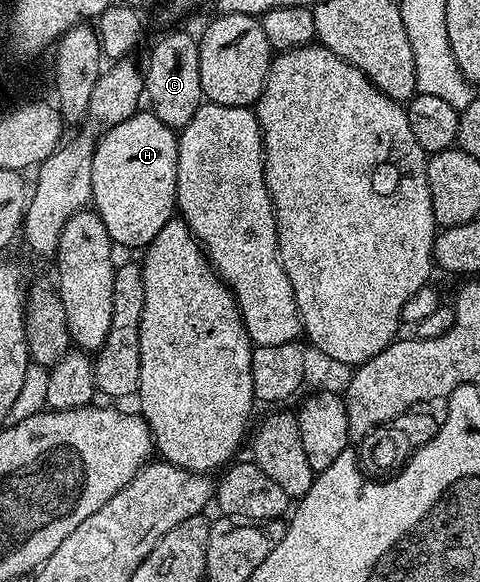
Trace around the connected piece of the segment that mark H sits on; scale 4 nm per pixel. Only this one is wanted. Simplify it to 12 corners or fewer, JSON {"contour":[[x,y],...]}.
{"contour":[[133,113],[94,147],[92,209],[145,250],[176,213],[178,133]]}

